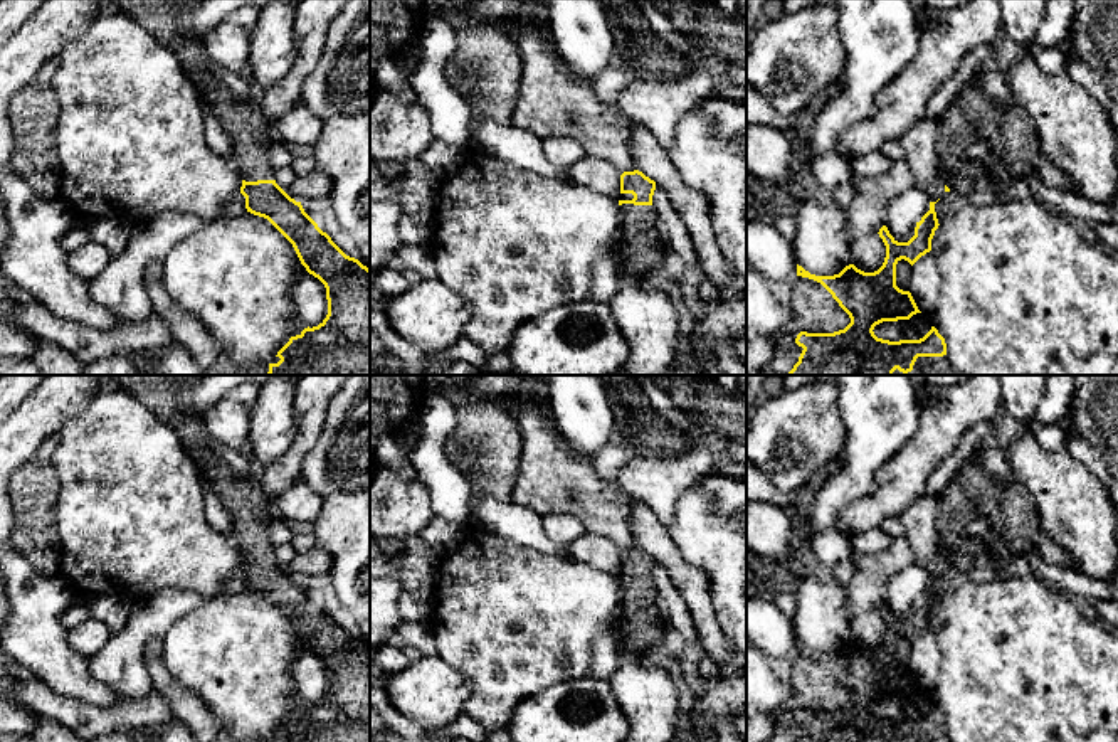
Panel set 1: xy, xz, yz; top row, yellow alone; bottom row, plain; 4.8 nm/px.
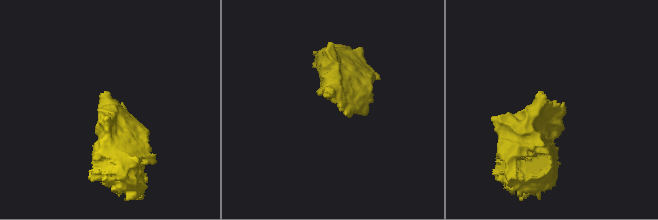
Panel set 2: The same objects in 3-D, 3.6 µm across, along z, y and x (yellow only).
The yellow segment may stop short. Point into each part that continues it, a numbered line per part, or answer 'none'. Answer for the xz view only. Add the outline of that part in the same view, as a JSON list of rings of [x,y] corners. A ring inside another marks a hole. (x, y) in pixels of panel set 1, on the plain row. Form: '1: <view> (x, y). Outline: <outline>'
1: xz (641, 623). Outline: [[[622,580],[617,631],[620,644],[634,658],[652,646],[664,643],[666,614],[652,582]]]

